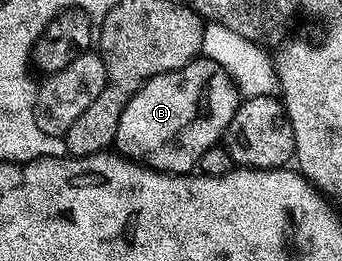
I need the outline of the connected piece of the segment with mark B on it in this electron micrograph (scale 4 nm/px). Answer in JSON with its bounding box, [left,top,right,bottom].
[113,56,239,174]

